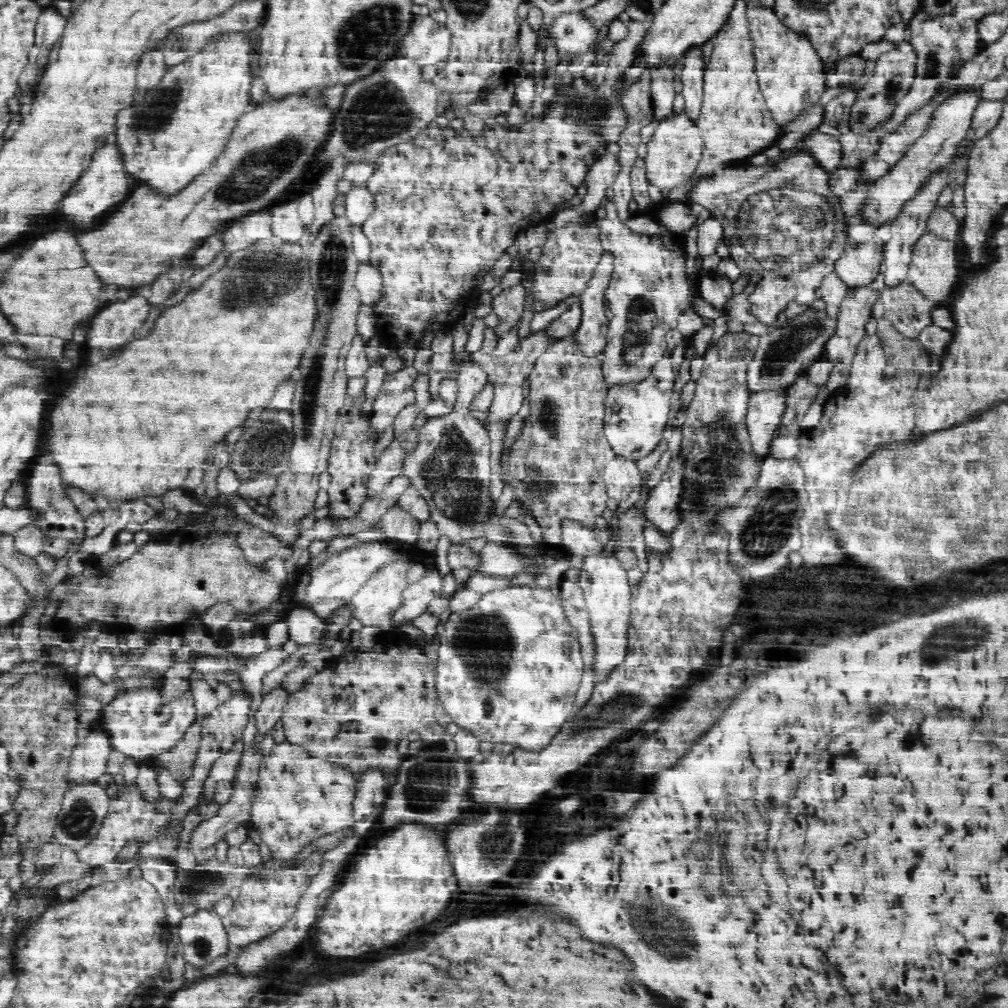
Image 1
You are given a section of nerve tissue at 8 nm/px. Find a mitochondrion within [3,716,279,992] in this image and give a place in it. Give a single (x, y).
(78, 822)

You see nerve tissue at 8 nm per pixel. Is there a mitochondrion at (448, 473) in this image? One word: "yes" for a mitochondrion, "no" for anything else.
yes

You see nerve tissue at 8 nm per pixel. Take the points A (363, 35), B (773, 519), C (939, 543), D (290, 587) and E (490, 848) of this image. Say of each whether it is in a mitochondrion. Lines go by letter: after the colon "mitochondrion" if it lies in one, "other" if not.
A: mitochondrion
B: mitochondrion
C: other
D: other
E: other

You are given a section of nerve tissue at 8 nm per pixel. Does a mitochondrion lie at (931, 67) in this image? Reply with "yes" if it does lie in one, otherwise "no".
yes

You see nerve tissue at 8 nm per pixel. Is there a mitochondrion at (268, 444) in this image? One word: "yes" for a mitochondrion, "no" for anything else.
yes

